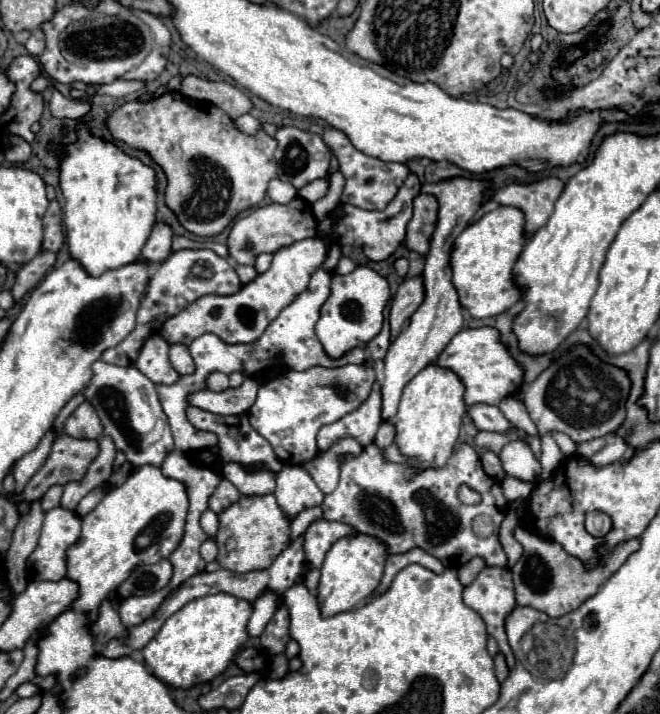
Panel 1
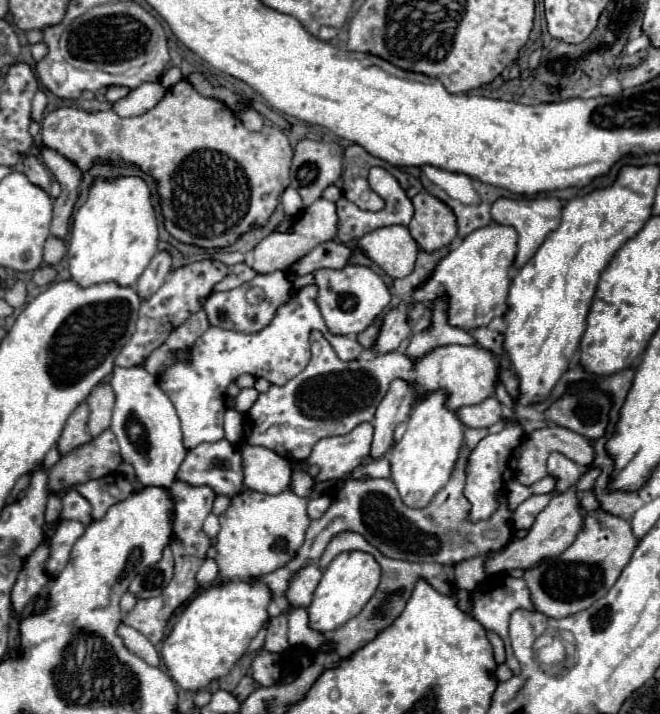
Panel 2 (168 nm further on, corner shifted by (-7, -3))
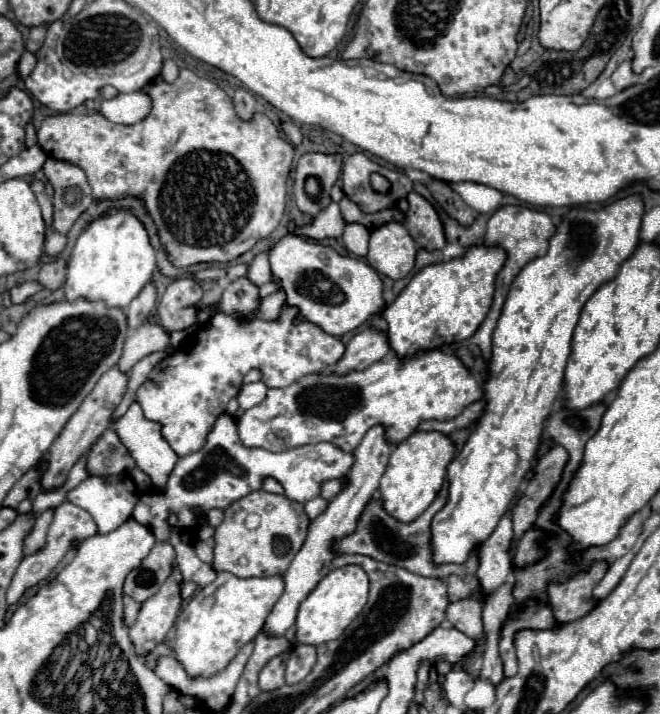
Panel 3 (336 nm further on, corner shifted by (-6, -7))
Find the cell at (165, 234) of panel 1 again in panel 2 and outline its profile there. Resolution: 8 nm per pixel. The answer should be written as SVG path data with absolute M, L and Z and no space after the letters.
M158 252L152 258L150 266L144 270L144 274L140 276L140 280L134 286L136 294L140 296L140 300L150 298L164 284L166 276L170 272L170 264L172 264L172 260L170 260L170 254L168 252Z

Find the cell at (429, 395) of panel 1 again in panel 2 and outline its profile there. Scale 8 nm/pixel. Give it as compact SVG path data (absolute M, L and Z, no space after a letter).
M440 390L420 400L408 420L406 434L388 454L390 480L396 484L400 498L408 508L424 508L434 498L434 494L446 486L458 458L458 450L464 438L464 424L452 410L444 406L444 402L446 396Z

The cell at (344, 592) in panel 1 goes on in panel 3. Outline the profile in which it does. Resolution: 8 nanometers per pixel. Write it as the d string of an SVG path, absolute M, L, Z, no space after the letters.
M343 566L331 570L317 588L301 602L297 622L295 622L295 640L297 644L319 646L331 642L343 634L343 630L359 616L369 596L369 576L361 566Z

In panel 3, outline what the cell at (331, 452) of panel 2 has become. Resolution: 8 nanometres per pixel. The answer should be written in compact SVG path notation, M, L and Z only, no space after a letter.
M223 414L219 422L215 422L215 430L207 436L207 444L203 450L179 458L171 478L167 482L165 492L147 492L141 496L139 504L133 510L133 518L151 528L157 540L169 538L167 516L173 510L179 516L179 528L189 530L197 524L191 508L199 506L203 512L211 508L227 508L231 502L255 492L261 488L261 480L273 476L285 488L285 496L297 502L309 502L311 498L321 494L321 486L333 478L345 478L355 462L355 456L349 452L331 446L329 442L321 442L315 446L301 446L295 450L285 450L279 454L271 454L259 448L247 448L239 442L235 420L229 414Z

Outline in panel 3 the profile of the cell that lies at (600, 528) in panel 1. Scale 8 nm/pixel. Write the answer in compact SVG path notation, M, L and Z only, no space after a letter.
M597 560L589 566L589 570L577 570L569 580L547 586L547 600L553 610L553 616L559 624L573 622L595 606L593 590L607 574L609 564L605 560Z

